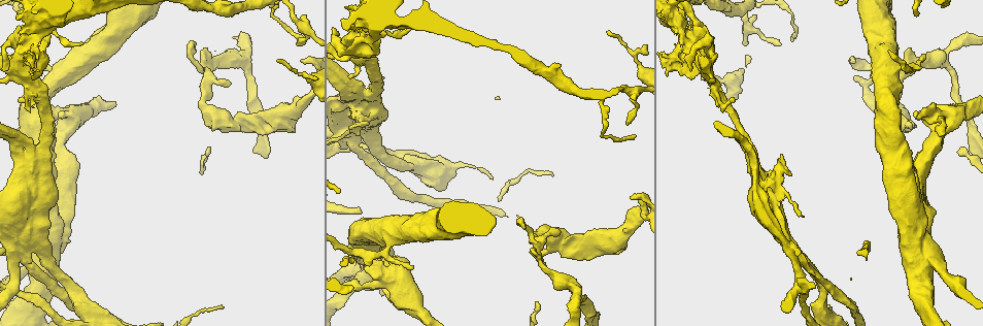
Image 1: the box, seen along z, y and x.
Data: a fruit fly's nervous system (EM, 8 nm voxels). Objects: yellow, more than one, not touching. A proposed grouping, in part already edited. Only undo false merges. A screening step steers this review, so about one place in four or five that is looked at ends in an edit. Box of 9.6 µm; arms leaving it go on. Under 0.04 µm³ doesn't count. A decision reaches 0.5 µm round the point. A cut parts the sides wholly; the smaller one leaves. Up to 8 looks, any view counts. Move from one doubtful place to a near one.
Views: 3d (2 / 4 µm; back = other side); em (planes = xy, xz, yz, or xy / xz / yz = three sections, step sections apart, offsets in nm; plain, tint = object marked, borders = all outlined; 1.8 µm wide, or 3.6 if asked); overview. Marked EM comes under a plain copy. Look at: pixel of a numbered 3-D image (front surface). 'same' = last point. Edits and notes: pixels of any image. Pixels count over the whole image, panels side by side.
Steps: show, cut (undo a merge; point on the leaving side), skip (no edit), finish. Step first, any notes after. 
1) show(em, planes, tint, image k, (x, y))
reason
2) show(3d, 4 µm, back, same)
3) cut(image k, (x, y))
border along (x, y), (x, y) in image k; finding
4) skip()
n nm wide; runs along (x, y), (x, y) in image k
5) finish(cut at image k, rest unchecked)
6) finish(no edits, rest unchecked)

show(3d, 4 µm, image 1, (57, 228))
sudden change in width

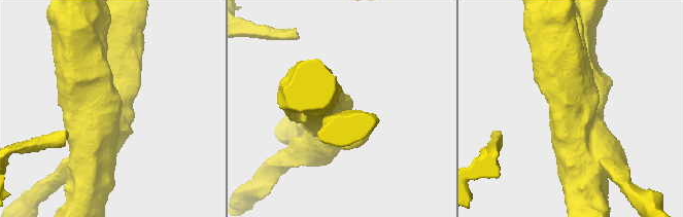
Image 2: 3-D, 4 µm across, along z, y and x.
show(em, 3.6 µm, planes, tint, image 2, (110, 109))

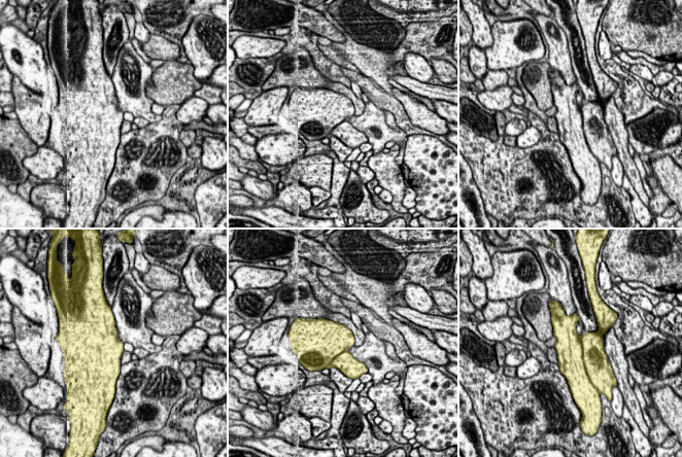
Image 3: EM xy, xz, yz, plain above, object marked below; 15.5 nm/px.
skip()
550 nm wide; continuous, no second neuron

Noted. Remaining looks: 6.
show(em, planes, tint, image 1, (574, 288))
a narrow waist

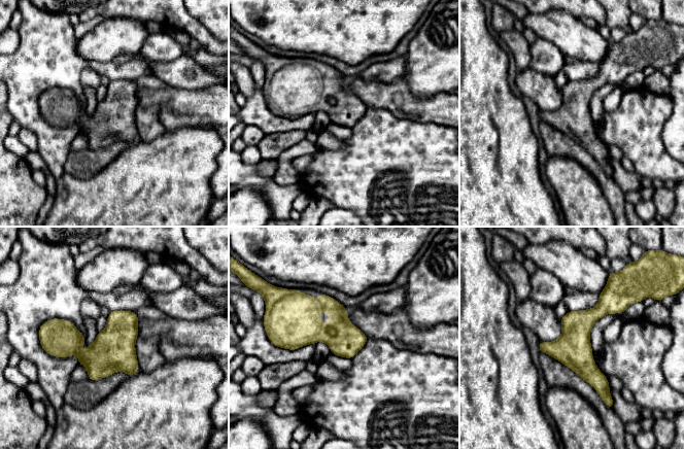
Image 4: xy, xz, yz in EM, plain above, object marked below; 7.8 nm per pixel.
skip()
runs along (607, 289), (582, 326), (604, 395) in image 4; continuous, no second neuron

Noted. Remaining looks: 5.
show(3d, 4 µm, image 1, (687, 50))
arms part here

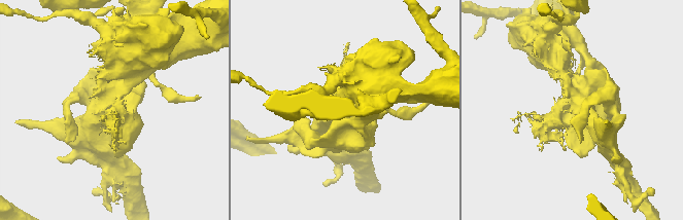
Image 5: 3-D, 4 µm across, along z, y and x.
show(em, planes, tint, image 5, (579, 111))
now the EM

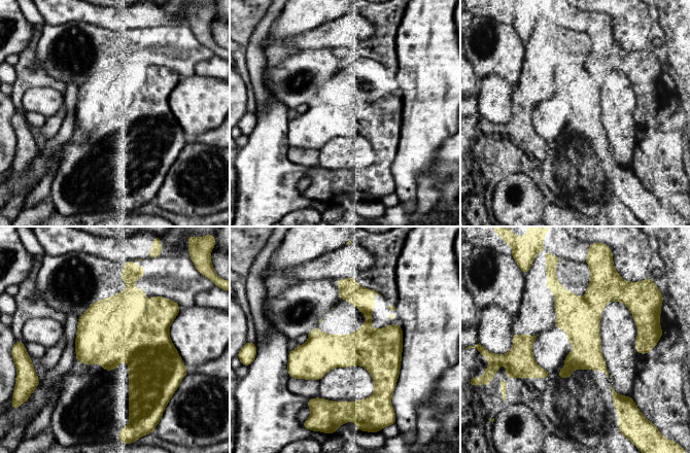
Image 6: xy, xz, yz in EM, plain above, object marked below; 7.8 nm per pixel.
cut(image 6, (131, 274))
280 nm wide; a second neuron is stuck on

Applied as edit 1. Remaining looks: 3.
finish(cut at image 6, rest unchecked)

